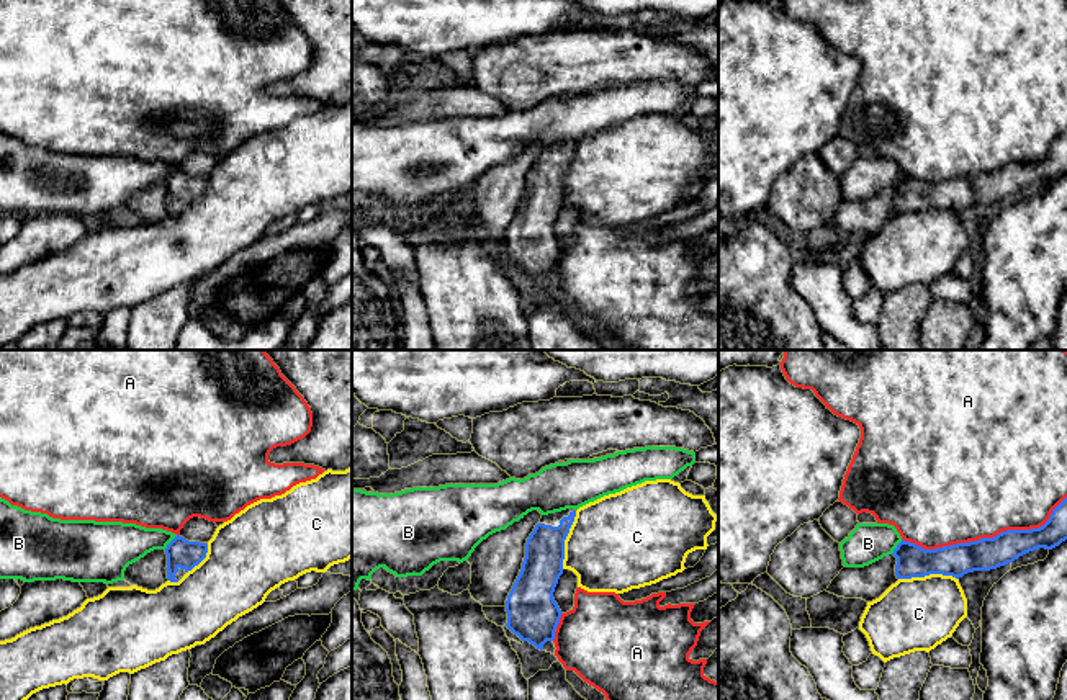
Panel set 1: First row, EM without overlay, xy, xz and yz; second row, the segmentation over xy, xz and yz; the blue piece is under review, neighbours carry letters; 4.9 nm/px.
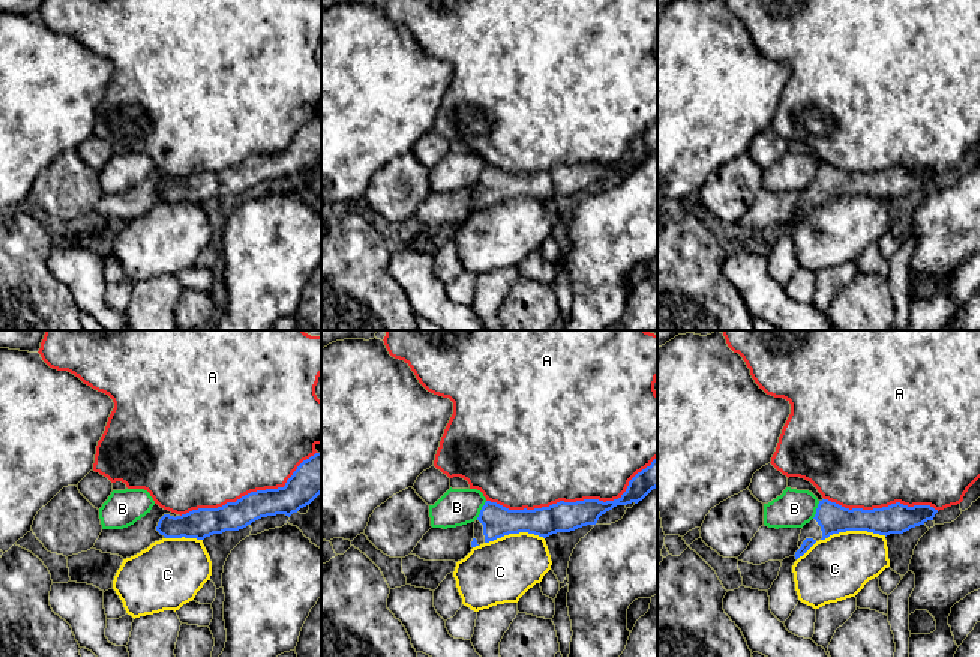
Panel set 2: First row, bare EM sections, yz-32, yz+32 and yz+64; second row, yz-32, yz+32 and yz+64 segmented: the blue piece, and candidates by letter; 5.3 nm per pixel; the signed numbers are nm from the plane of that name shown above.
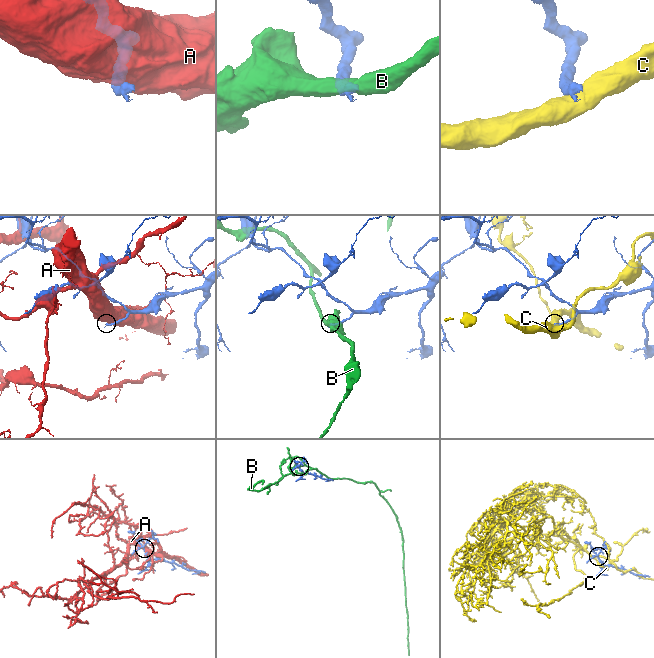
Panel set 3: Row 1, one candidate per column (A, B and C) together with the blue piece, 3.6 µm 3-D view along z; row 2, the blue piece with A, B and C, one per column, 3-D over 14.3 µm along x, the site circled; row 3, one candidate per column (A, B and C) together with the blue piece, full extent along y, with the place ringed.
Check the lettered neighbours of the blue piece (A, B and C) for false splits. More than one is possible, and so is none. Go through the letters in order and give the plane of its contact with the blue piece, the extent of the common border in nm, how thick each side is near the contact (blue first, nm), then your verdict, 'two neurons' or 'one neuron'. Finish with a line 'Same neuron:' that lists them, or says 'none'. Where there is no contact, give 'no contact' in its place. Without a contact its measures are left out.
A: meets blue in yz; contact 850 nm long; 160 nm thick on the blue side, 480 nm on the other; two neurons
B: meets blue in xy; contact 100 nm long; 140 nm thick on the blue side, 220 nm on the other; two neurons
C: meets blue in yz; contact 300 nm long; 160 nm thick on the blue side, 360 nm on the other; two neurons
Same neuron: none

